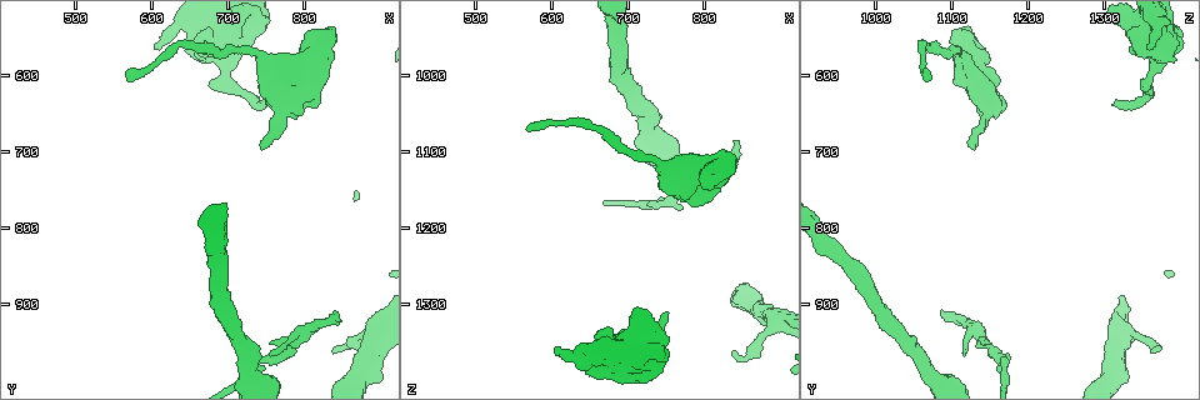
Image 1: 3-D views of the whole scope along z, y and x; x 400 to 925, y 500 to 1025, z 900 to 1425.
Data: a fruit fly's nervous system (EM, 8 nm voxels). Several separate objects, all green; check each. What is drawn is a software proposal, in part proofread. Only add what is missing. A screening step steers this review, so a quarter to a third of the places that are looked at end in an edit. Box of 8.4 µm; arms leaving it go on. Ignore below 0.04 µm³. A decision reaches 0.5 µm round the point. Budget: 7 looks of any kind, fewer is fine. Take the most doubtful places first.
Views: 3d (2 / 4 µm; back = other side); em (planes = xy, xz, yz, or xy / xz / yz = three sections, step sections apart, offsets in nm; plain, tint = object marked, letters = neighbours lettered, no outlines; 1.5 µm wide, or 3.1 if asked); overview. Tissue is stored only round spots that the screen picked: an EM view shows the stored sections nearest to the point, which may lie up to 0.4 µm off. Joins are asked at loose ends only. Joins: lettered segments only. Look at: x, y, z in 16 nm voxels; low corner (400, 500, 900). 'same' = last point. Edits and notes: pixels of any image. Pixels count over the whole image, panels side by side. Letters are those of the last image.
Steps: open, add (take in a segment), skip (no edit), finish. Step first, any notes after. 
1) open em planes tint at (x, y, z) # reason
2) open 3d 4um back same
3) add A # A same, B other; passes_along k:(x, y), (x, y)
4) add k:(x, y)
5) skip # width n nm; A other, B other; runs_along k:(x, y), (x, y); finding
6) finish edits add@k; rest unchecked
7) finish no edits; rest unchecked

open 3d 2um at (840, 910, 1085)

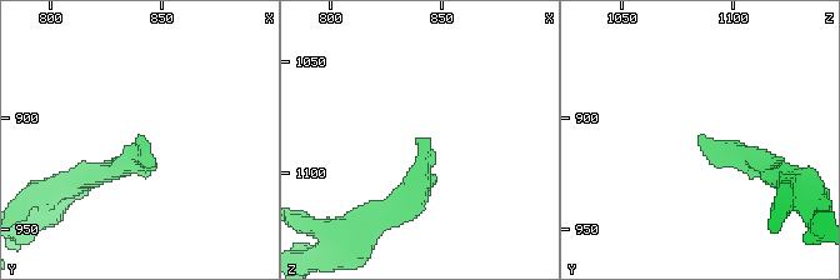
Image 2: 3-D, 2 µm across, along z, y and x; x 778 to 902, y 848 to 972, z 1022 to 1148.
open em xz step 4 letters at (842, 909, 1084) # need the tissue

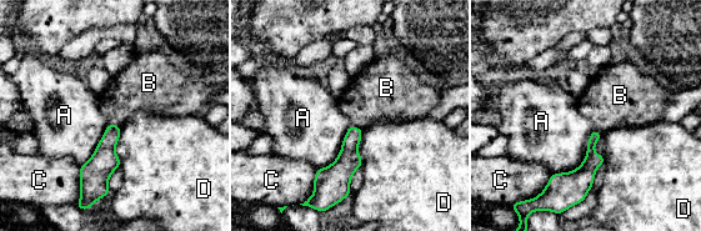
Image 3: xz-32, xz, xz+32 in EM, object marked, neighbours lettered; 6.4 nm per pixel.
open em planes letters same

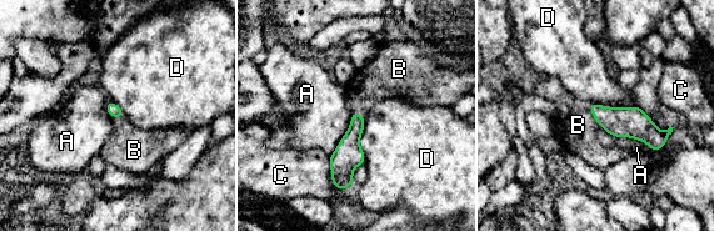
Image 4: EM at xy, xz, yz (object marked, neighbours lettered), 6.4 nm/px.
add B # A other, B same, C other, D other; passes_along 4:(630, 122), (593, 115), (578, 125); the neuron continues

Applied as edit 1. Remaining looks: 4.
open overview # redraw

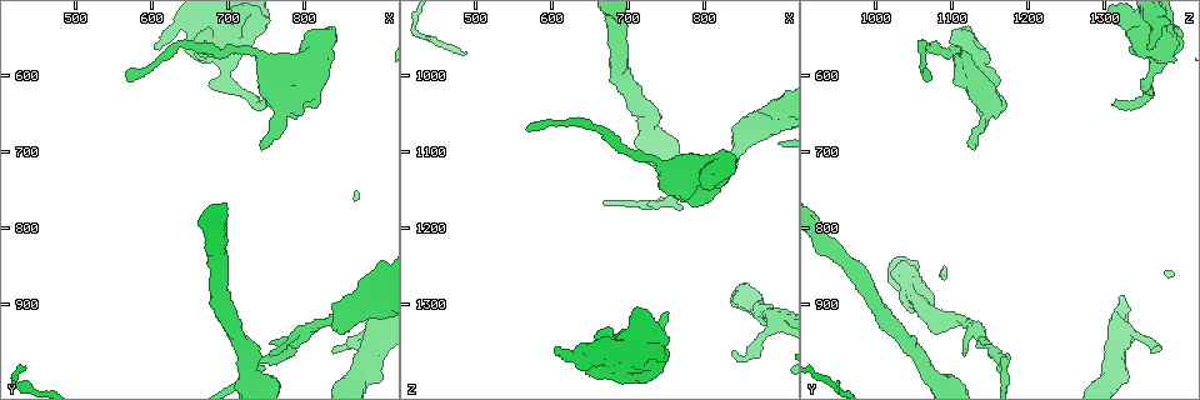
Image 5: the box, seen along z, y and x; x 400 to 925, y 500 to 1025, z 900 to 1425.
open em planes letters at (750, 630, 1320) # tapers out

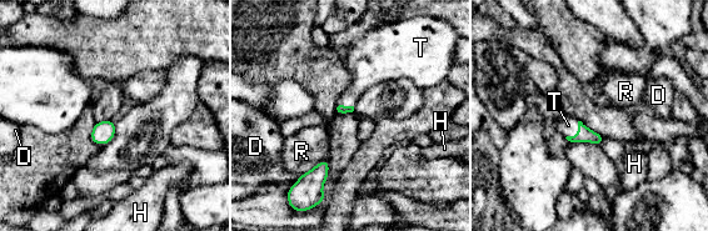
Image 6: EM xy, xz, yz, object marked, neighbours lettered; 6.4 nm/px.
add T # D other, H other, R other, T same; passes_along 6:(584, 135), (578, 132), (568, 125); the neuron continues

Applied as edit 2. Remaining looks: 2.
finish edits add@4, add@6; rest unchecked

